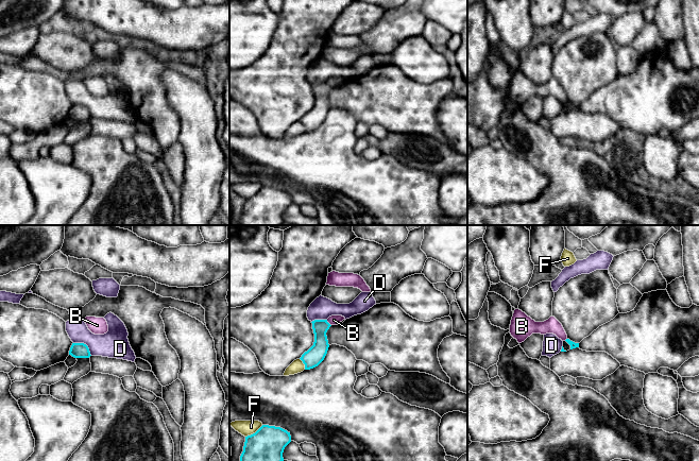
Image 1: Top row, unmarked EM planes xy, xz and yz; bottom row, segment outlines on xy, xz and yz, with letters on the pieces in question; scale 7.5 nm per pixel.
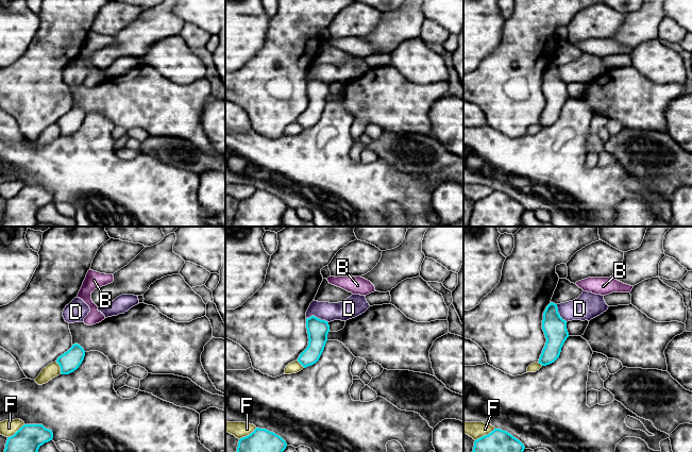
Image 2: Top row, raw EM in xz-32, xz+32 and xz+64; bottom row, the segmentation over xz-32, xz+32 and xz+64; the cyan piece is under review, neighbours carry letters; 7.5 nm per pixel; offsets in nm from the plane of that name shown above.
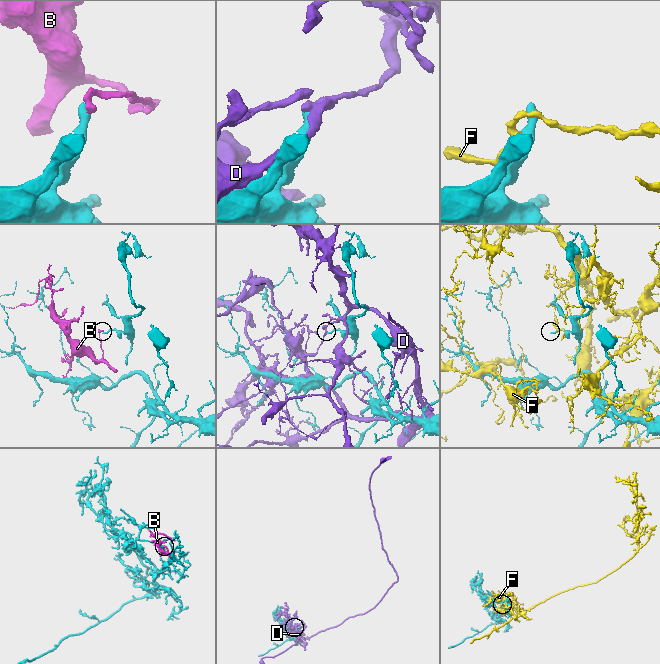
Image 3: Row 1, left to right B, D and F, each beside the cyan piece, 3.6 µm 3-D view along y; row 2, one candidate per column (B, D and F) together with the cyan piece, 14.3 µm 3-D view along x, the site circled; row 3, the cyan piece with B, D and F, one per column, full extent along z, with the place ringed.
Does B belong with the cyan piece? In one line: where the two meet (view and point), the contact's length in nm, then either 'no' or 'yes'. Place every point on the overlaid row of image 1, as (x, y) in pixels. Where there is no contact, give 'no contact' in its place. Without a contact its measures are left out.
contact xz (328, 323); length 60 nm; no

